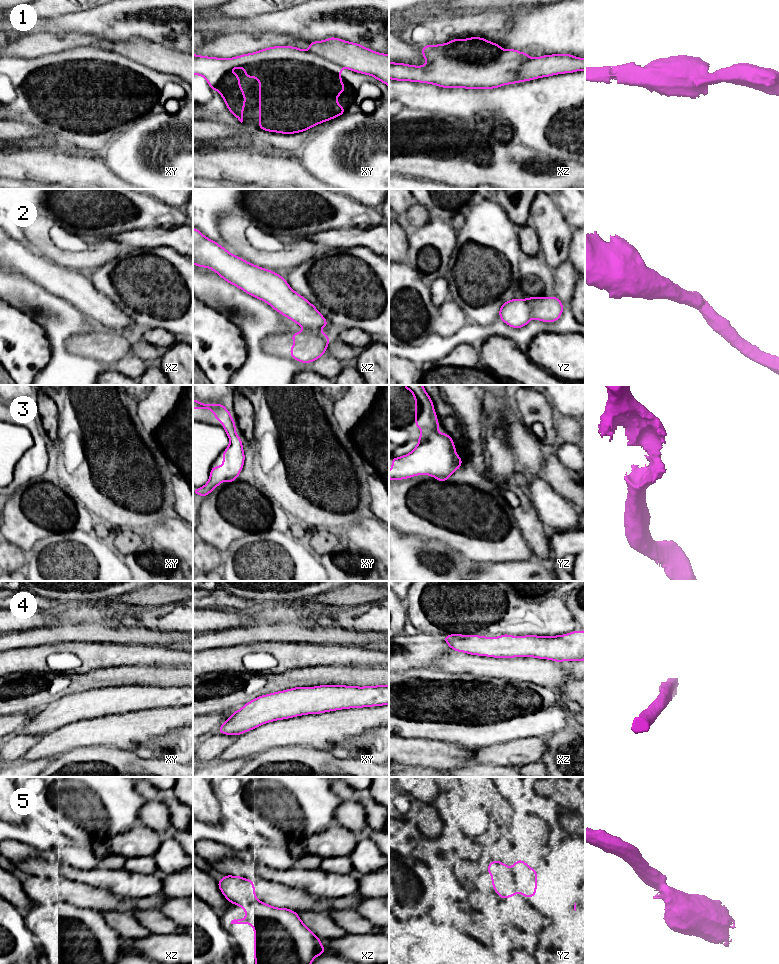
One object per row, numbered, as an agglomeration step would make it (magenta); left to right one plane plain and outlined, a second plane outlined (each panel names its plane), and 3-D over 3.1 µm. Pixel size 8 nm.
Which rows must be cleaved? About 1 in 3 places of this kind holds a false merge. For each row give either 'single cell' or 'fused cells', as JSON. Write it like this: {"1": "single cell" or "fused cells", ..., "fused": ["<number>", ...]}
{"1": "fused cells", "2": "fused cells", "3": "single cell", "4": "single cell", "5": "fused cells", "fused": ["1", "2", "5"]}

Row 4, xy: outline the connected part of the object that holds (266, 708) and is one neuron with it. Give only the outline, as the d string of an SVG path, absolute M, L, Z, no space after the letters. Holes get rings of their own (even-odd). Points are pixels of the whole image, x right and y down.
M389 685L296 687L256 697L233 712L218 732L238 736L271 721L388 704Z

